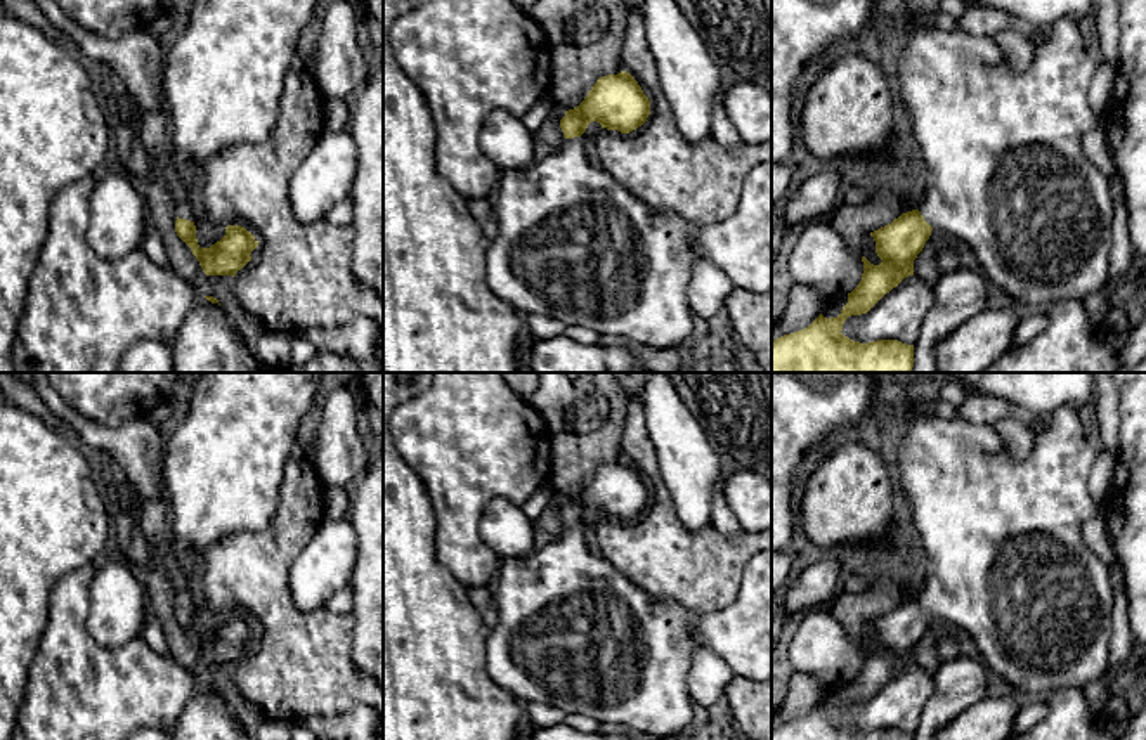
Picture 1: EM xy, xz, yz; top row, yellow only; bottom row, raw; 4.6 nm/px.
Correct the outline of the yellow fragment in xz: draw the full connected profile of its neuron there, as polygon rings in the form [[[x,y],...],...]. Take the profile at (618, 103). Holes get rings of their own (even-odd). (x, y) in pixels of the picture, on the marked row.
[[[629,73],[602,76],[584,101],[565,111],[560,120],[565,140],[557,153],[525,168],[499,173],[492,196],[499,232],[487,244],[487,284],[518,314],[543,314],[567,326],[589,328],[598,334],[617,334],[648,347],[688,348],[697,317],[688,303],[687,288],[697,260],[711,262],[746,291],[768,293],[772,289],[772,161],[758,165],[749,173],[740,204],[732,217],[695,227],[673,213],[655,211],[588,159],[583,133],[591,121],[607,130],[629,133],[641,127],[648,114],[650,101]]]

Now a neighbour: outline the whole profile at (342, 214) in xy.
[[[348,196],[347,199],[343,199],[342,203],[338,203],[336,206],[333,206],[326,217],[324,217],[329,224],[333,225],[350,225],[352,218],[354,218],[354,203],[352,198]]]

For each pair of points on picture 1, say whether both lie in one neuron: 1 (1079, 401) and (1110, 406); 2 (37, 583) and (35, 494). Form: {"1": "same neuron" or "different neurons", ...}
{"1": "different neurons", "2": "same neuron"}

